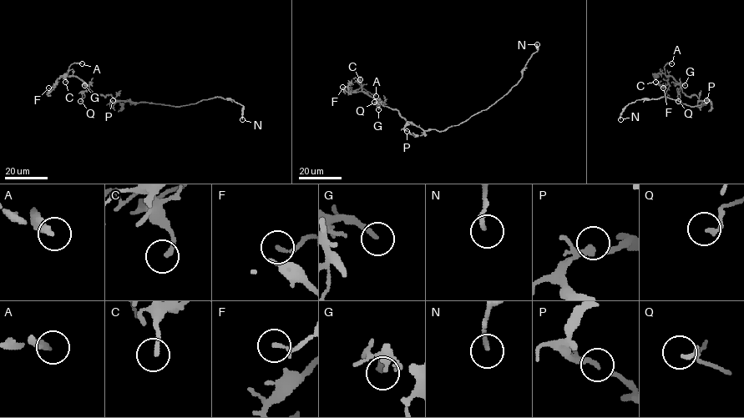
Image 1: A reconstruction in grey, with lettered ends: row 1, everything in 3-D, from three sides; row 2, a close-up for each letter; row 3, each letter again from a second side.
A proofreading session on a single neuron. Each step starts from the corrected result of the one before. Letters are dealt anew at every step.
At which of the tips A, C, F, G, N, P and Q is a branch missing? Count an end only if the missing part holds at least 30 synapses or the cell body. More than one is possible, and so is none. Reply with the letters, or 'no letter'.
A, G

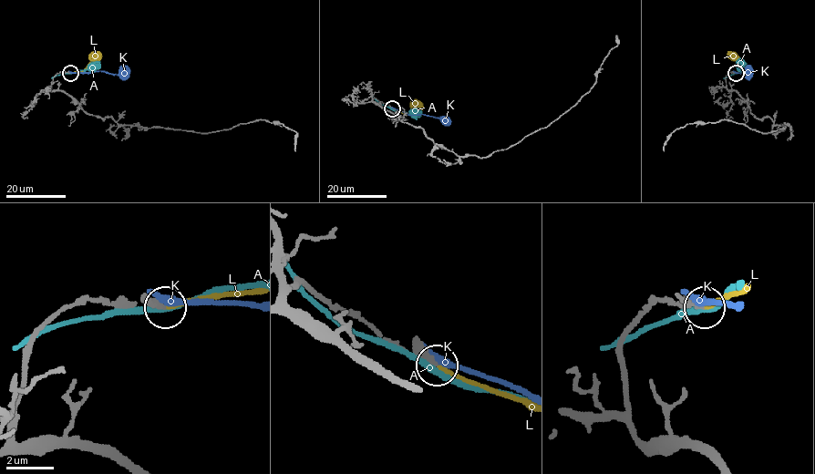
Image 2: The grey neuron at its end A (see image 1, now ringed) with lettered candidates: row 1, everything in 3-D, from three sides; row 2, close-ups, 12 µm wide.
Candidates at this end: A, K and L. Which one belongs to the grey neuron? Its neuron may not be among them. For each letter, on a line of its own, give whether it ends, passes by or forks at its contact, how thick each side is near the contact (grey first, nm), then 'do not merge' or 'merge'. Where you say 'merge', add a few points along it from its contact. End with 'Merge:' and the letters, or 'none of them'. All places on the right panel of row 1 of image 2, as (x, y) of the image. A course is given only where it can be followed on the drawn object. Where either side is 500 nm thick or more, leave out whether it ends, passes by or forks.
A: it passes by; calibres 360 and 260 nm; do not merge
K: it ends; calibres 360 and 400 nm; do not merge
L: it ends; calibres 240 and 180 nm; merge; course (736, 73), (742, 69), (742, 63), (733, 57)
Merge: L

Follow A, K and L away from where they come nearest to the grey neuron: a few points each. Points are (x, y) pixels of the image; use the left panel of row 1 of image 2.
A: (69, 73), (90, 70), (99, 60)
K: (69, 72), (123, 72)
L: (70, 73), (84, 69), (97, 57)

